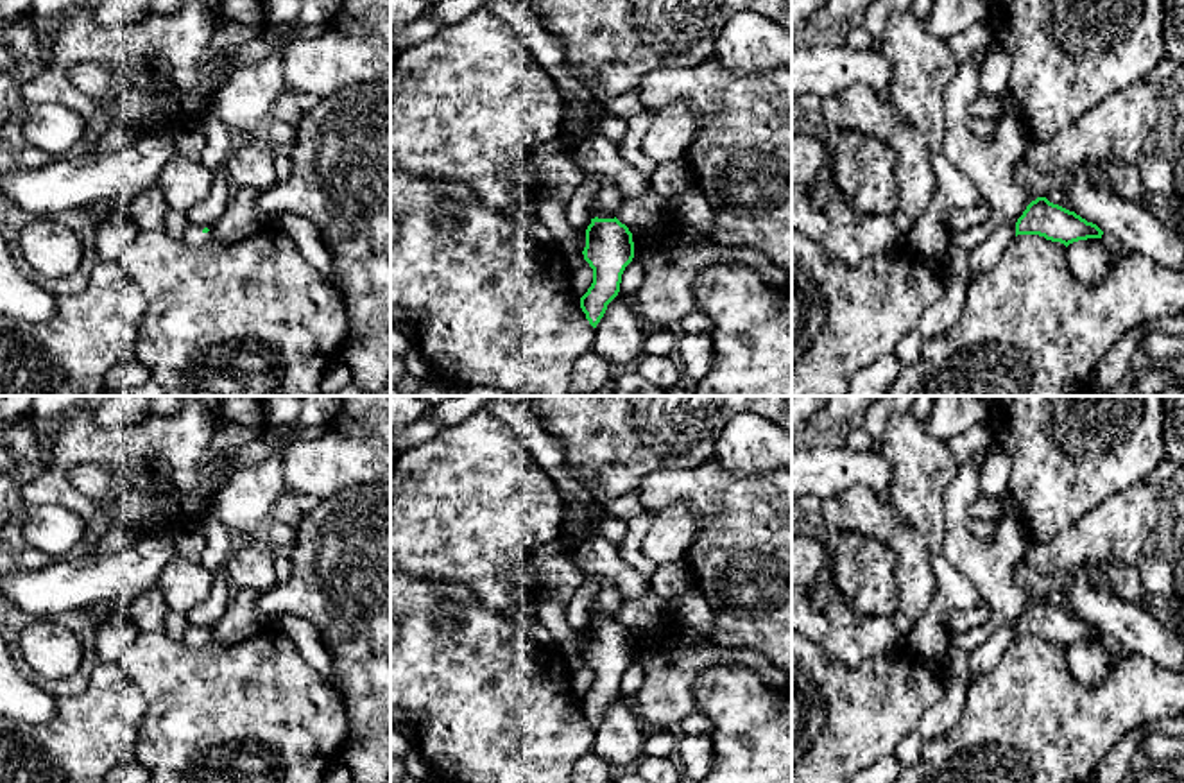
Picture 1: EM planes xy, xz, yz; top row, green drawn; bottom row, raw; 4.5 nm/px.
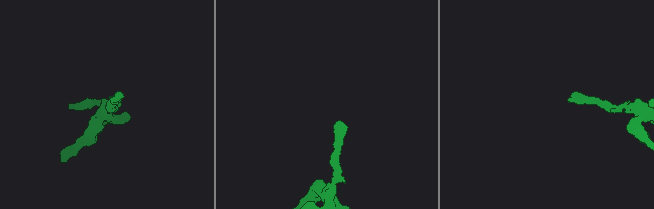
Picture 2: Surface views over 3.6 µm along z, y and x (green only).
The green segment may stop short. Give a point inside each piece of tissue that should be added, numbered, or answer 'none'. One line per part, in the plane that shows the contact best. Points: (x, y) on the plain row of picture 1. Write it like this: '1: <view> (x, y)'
1: xy (194, 636)

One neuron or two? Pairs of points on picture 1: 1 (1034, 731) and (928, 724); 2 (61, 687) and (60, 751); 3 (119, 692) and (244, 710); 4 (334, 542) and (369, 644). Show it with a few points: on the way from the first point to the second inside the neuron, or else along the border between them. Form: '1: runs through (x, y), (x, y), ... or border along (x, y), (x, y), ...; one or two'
1: border along (968, 687), (962, 715), (946, 731), (923, 742); two
2: border along (94, 669), (88, 685), (81, 692), (54, 697); two
3: border along (120, 663), (145, 703), (138, 737); two
4: runs through (359, 567), (369, 577), (369, 619); one

